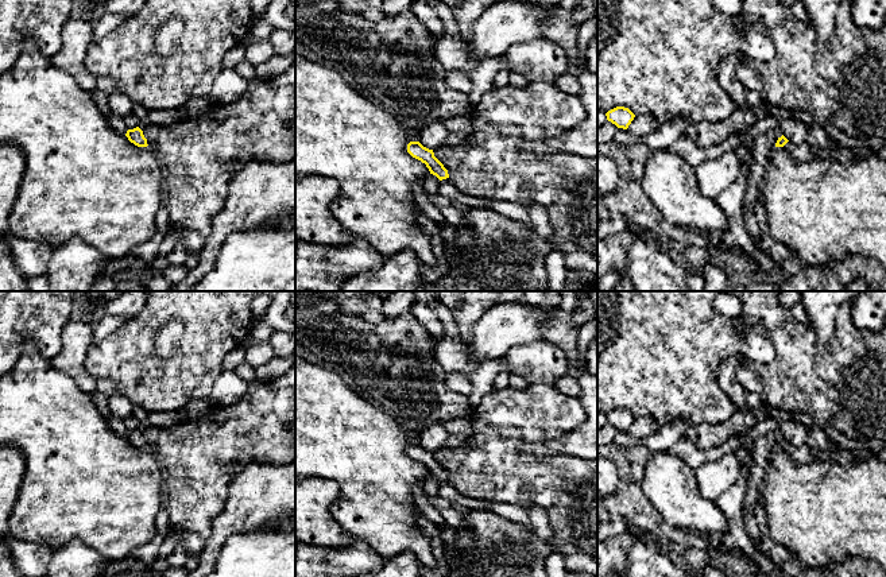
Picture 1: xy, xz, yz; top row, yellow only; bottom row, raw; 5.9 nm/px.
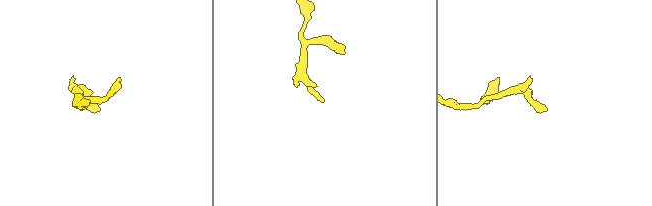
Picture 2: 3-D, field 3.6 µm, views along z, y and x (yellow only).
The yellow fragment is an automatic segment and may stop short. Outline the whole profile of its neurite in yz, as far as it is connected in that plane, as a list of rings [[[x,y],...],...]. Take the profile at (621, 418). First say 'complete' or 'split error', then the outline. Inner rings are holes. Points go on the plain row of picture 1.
complete | [[[616,408],[606,415],[607,422],[615,426],[618,430],[627,431],[635,417],[624,408]]]

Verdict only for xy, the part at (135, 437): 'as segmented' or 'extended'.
as segmented

